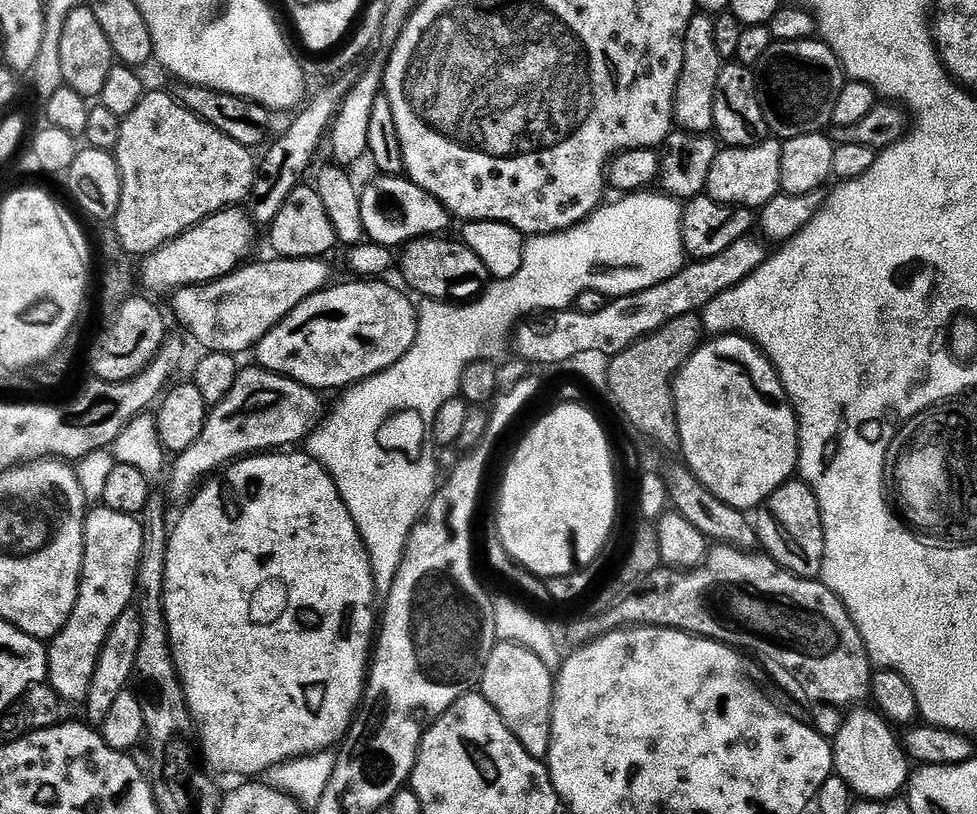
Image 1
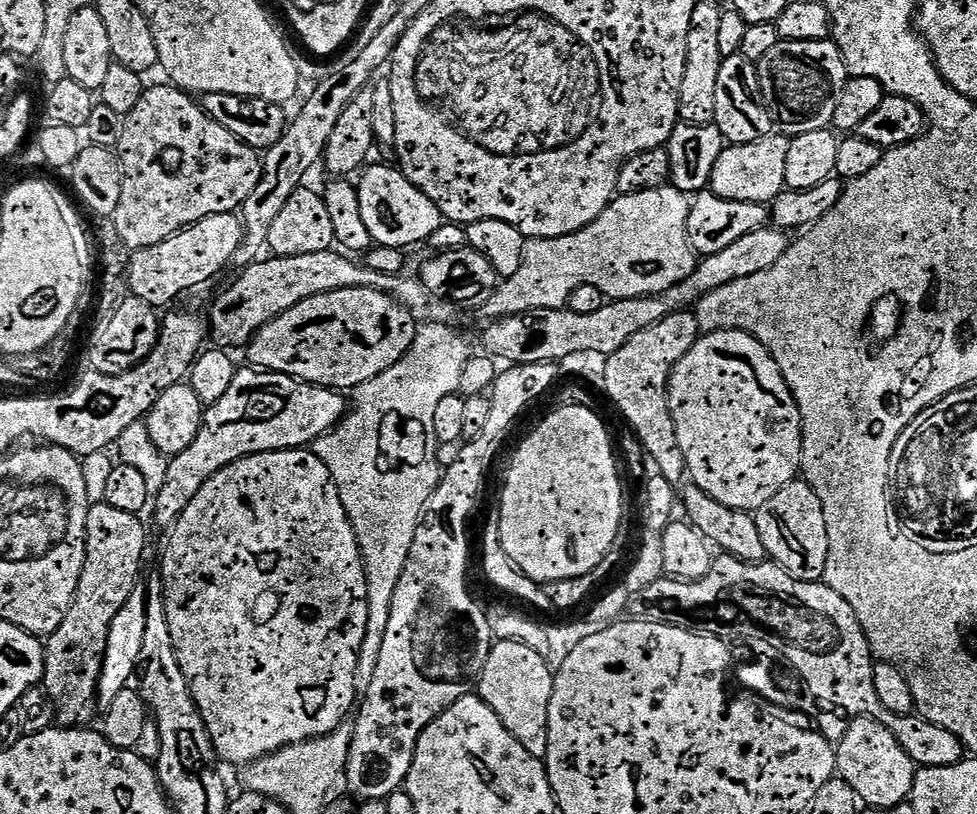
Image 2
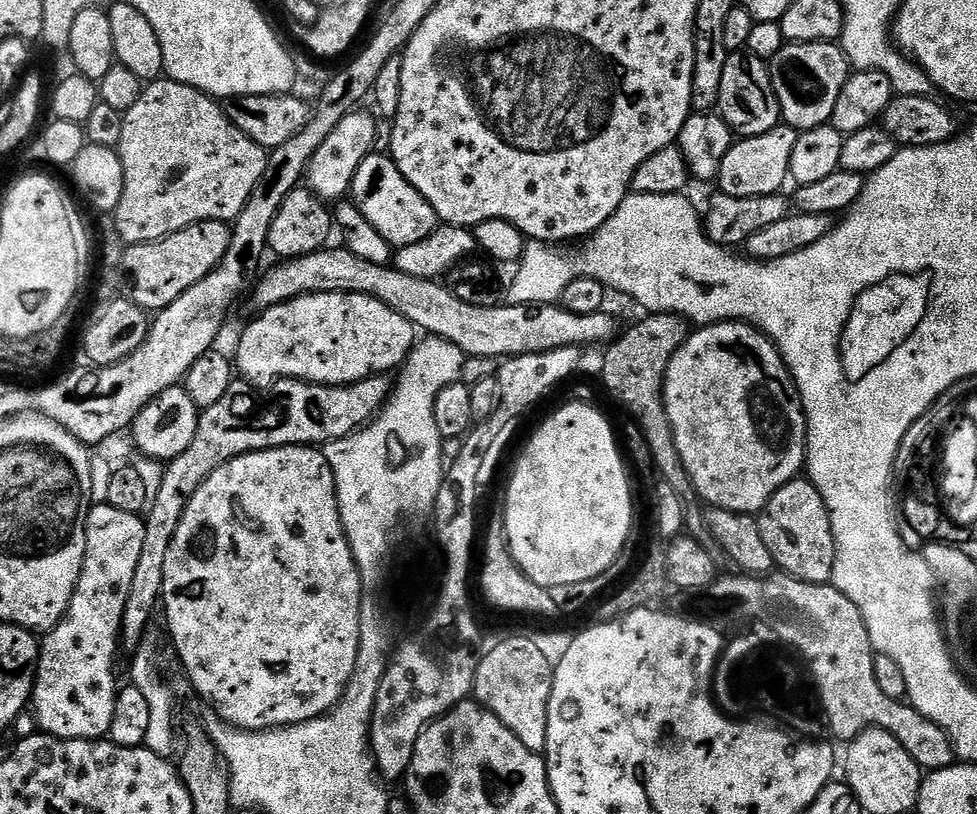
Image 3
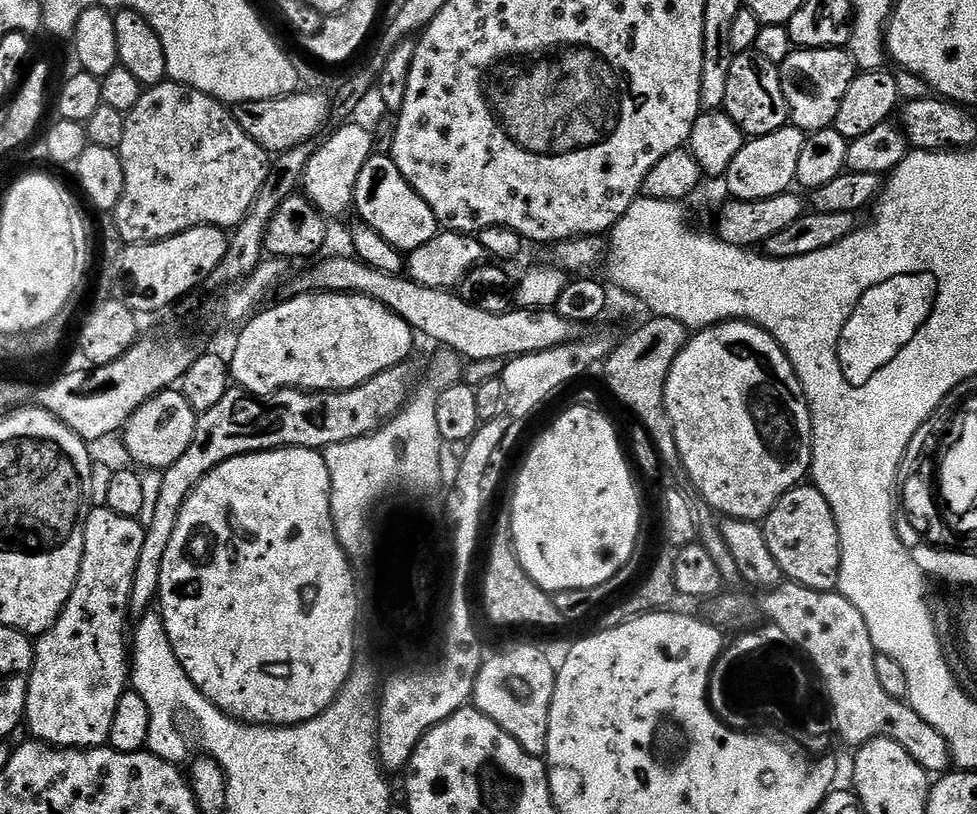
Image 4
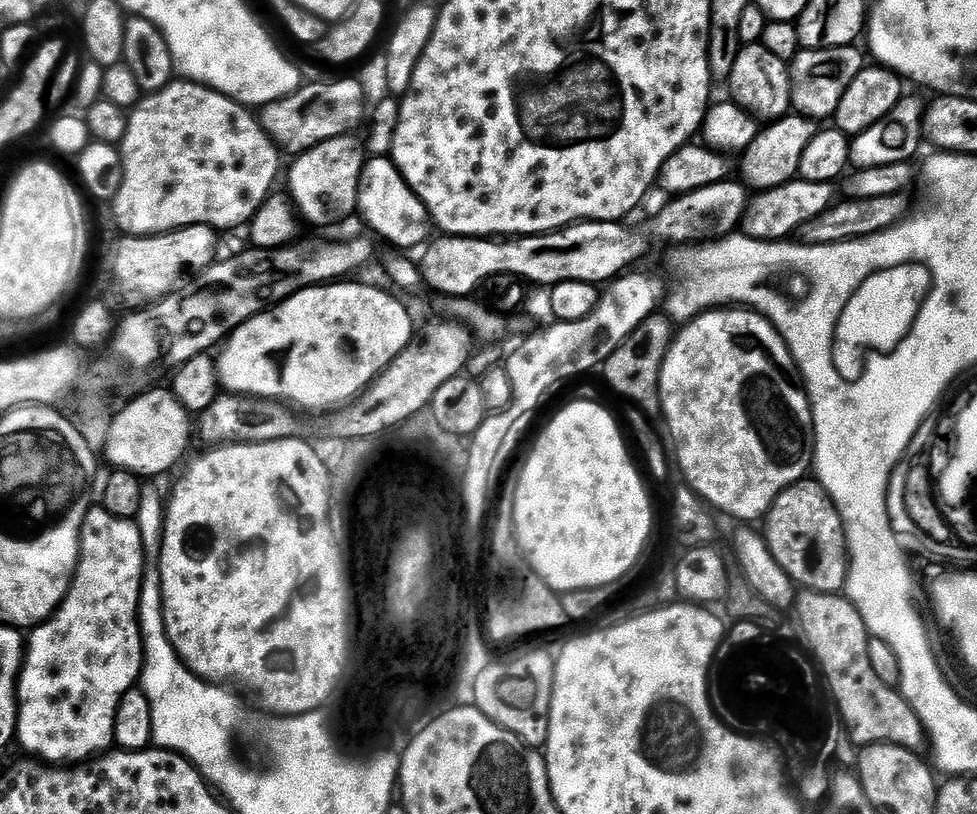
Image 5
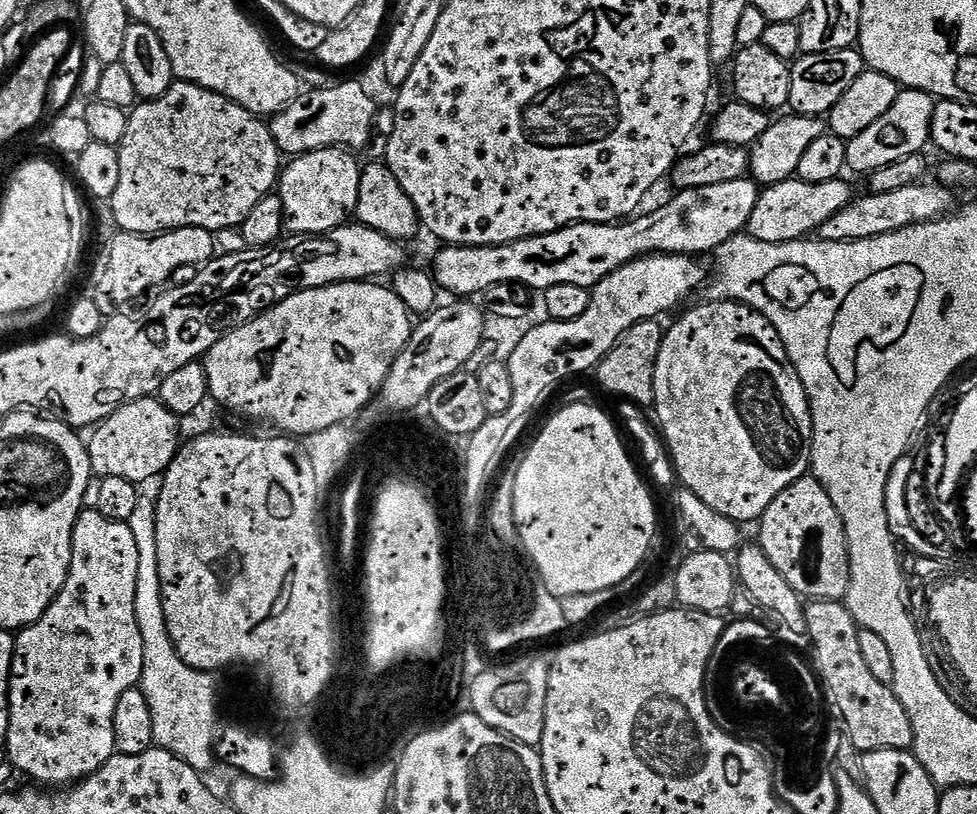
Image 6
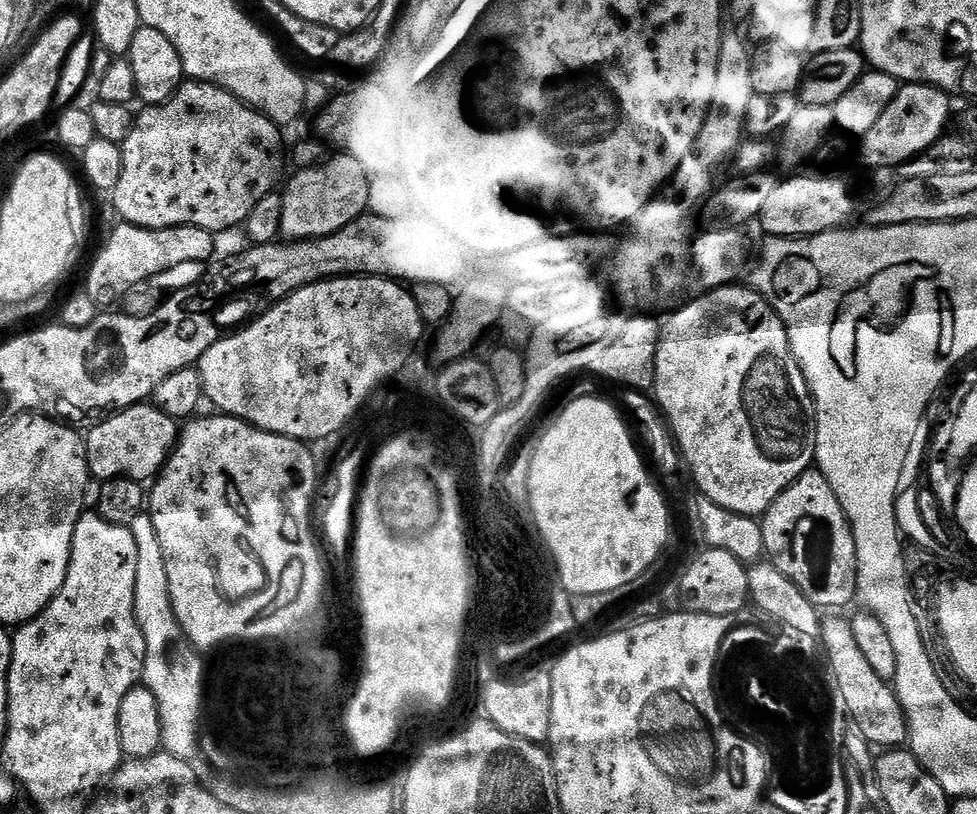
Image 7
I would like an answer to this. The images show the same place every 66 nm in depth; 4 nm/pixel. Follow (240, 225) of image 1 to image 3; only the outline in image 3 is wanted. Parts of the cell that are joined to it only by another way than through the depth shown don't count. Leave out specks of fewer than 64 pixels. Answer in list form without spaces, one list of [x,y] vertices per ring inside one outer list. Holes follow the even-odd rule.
[[[207,220],[201,224],[191,224],[174,234],[170,234],[161,240],[155,240],[149,244],[133,244],[125,247],[122,252],[122,272],[125,277],[132,279],[132,292],[130,299],[137,306],[145,310],[161,310],[167,308],[171,303],[179,298],[186,290],[190,290],[222,262],[226,254],[226,246],[230,246],[232,237],[231,227],[222,220]]]

